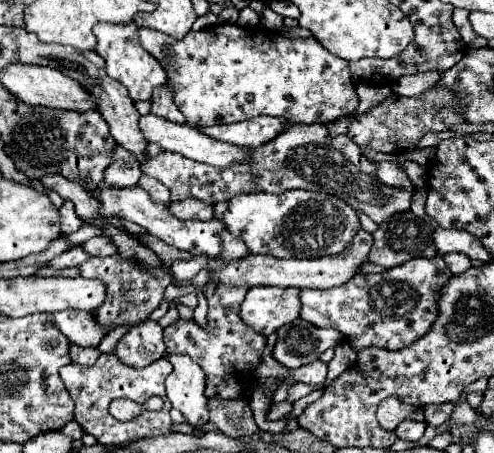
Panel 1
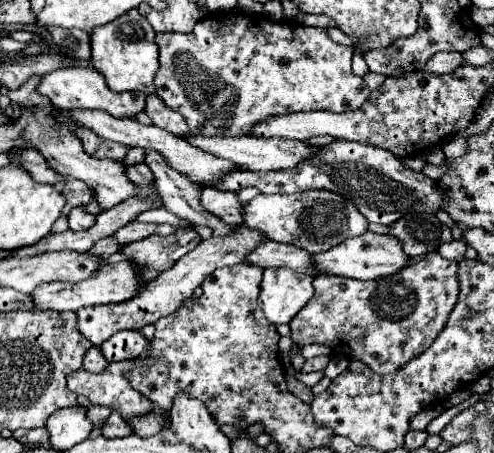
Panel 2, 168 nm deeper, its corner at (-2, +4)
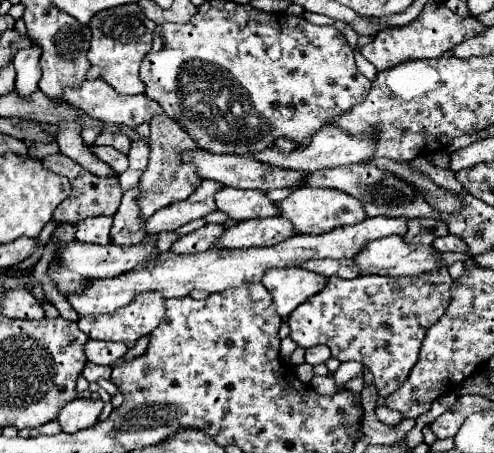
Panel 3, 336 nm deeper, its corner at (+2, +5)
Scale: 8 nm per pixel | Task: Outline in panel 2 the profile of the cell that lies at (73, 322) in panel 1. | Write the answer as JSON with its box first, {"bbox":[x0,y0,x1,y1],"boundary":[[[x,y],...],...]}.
{"bbox":[76,225,264,347],"boundary":[[[238,225],[236,233],[230,233],[228,237],[210,237],[210,239],[202,241],[194,251],[186,253],[172,269],[160,273],[160,277],[150,281],[148,287],[144,287],[130,301],[122,301],[122,303],[116,303],[116,305],[96,305],[96,307],[80,309],[76,313],[80,333],[88,341],[92,341],[92,345],[98,347],[100,343],[108,341],[118,331],[124,331],[124,329],[140,331],[146,325],[156,323],[160,317],[166,317],[166,315],[174,313],[184,303],[184,299],[192,297],[194,289],[200,287],[202,281],[214,269],[224,267],[224,265],[236,265],[236,263],[244,261],[244,257],[248,255],[248,249],[256,249],[256,241],[260,241],[260,237],[264,237],[264,233],[260,233],[258,229],[246,229],[246,225]]]}

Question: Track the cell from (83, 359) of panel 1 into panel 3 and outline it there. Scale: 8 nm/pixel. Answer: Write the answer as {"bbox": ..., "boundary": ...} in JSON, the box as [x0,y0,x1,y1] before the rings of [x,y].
{"bbox":[82,362,112,382],"boundary":[[[86,362],[84,370],[82,370],[82,376],[88,380],[88,382],[96,382],[100,378],[110,378],[110,372],[112,368],[110,366],[96,366],[92,362]]]}

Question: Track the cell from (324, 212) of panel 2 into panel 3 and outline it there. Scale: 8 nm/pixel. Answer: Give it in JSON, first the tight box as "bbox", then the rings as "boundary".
{"bbox":[276,186,366,236],"boundary":[[[302,186],[302,188],[292,190],[292,194],[288,198],[276,202],[276,206],[280,210],[280,216],[292,222],[296,234],[312,234],[312,236],[326,234],[326,232],[332,232],[334,228],[352,226],[366,218],[364,210],[360,208],[360,202],[356,198],[352,198],[344,192],[336,192],[332,188],[328,190],[328,188]]]}

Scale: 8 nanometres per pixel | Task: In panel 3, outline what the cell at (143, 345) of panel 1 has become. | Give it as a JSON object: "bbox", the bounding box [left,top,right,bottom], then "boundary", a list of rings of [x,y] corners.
{"bbox":[86,340,128,366],"boundary":[[[88,340],[86,344],[86,358],[94,364],[112,366],[116,360],[124,358],[128,352],[128,346],[124,342],[100,342],[100,340]]]}

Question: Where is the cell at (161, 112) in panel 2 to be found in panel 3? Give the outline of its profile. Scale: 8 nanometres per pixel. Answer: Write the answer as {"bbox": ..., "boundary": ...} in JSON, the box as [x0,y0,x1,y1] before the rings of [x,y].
{"bbox":[138,114,202,220],"boundary":[[[156,114],[150,120],[150,162],[148,168],[144,170],[144,174],[140,176],[140,196],[138,196],[138,206],[140,206],[140,218],[148,220],[148,216],[152,216],[156,210],[170,206],[172,202],[184,200],[192,194],[192,188],[196,188],[196,184],[200,184],[202,180],[192,172],[192,168],[188,168],[188,164],[180,164],[180,160],[176,160],[176,152],[172,152],[172,148],[198,148],[196,144],[192,144],[192,138],[178,126],[176,120],[172,120],[166,114]]]}

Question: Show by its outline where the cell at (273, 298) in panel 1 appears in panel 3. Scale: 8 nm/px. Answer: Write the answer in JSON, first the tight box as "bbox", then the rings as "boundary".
{"bbox":[262,266,326,318],"boundary":[[[290,266],[290,268],[270,268],[262,284],[272,294],[272,304],[280,318],[290,316],[290,312],[306,302],[310,296],[320,292],[326,286],[326,276]]]}

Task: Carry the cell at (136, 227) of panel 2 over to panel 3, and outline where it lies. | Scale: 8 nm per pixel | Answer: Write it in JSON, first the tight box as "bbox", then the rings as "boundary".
{"bbox":[146,180,222,234],"boundary":[[[202,180],[200,186],[190,194],[188,200],[160,208],[146,220],[146,234],[158,234],[162,230],[176,230],[178,226],[202,218],[216,210],[214,192],[222,184],[212,184],[212,180]]]}

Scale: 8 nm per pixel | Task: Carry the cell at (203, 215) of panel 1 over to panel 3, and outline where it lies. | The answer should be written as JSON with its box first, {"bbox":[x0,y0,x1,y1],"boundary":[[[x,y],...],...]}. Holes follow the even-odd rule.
{"bbox":[214,188,278,220],"boundary":[[[222,188],[214,196],[216,208],[224,212],[232,220],[248,220],[248,218],[266,218],[278,216],[276,204],[264,196],[264,192],[256,190],[238,190],[238,188]],[[228,210],[234,210],[228,214]]]}

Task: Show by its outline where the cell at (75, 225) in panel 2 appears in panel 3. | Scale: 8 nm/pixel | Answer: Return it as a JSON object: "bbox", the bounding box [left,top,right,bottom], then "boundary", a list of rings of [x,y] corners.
{"bbox":[74,216,112,244],"boundary":[[[92,216],[84,218],[74,224],[74,236],[80,242],[90,242],[90,244],[108,244],[110,242],[110,228],[112,228],[112,218],[110,216]]]}

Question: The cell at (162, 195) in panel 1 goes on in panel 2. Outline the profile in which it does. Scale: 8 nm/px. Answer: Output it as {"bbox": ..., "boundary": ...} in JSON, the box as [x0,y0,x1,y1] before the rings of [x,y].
{"bbox":[124,163,152,187],"boundary":[[[136,163],[136,165],[124,165],[124,169],[126,169],[126,173],[128,173],[128,179],[132,181],[132,183],[138,183],[138,185],[144,185],[144,187],[148,187],[148,185],[152,185],[152,171],[148,169],[148,165],[146,163]]]}

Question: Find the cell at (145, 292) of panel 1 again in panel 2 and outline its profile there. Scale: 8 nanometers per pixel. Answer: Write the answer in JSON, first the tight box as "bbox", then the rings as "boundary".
{"bbox":[122,227,200,283],"boundary":[[[192,227],[192,229],[186,229],[186,231],[180,229],[180,231],[176,231],[168,237],[152,235],[148,239],[124,245],[122,253],[130,261],[136,261],[136,263],[140,261],[142,271],[144,271],[144,281],[150,283],[162,271],[170,269],[182,255],[192,251],[198,243],[200,243],[200,235]]]}

